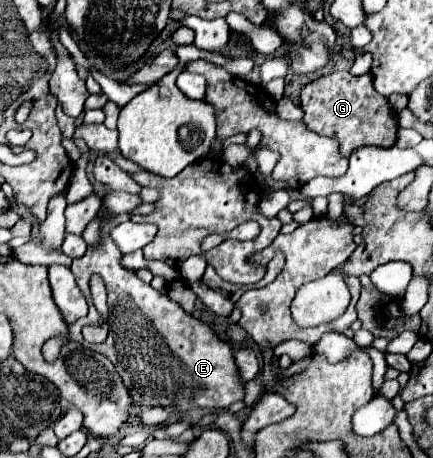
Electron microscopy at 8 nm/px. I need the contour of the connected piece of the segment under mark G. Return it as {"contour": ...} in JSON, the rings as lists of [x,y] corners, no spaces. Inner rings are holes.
{"contour":[[[337,71],[323,75],[309,83],[301,91],[301,109],[305,113],[303,123],[317,135],[335,137],[339,141],[341,155],[349,157],[353,149],[363,145],[391,147],[397,141],[397,119],[389,105],[389,99],[379,95],[373,87],[371,75],[351,75],[347,71]]]}

